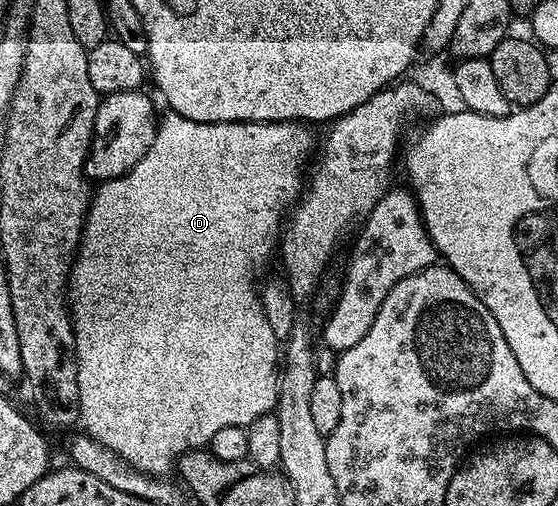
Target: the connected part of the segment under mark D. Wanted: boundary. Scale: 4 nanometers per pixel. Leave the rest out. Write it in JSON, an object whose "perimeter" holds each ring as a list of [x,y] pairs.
{"perimeter":[[[173,112],[167,113],[167,115],[167,118],[163,117],[159,121],[156,140],[152,140],[152,148],[148,148],[144,160],[140,160],[140,164],[136,164],[126,174],[120,175],[119,178],[101,183],[93,191],[90,199],[90,210],[86,213],[86,225],[82,227],[82,243],[78,245],[78,252],[74,256],[74,265],[70,267],[70,277],[68,279],[68,290],[72,295],[72,317],[74,320],[74,359],[78,362],[76,380],[80,388],[80,412],[78,416],[81,429],[93,436],[100,444],[104,444],[104,448],[119,454],[128,464],[132,464],[132,468],[151,476],[169,475],[175,469],[178,459],[187,454],[189,450],[201,450],[209,447],[212,436],[216,436],[216,432],[220,432],[220,428],[250,426],[260,416],[271,413],[277,407],[278,379],[280,377],[280,339],[272,332],[272,327],[264,316],[262,299],[256,289],[256,283],[259,281],[258,273],[269,264],[270,257],[273,254],[275,257],[276,251],[279,249],[284,215],[303,193],[304,174],[302,178],[302,169],[306,166],[306,157],[313,150],[315,153],[316,150],[316,138],[314,142],[314,134],[310,131],[313,129],[301,122],[197,122]]]}

